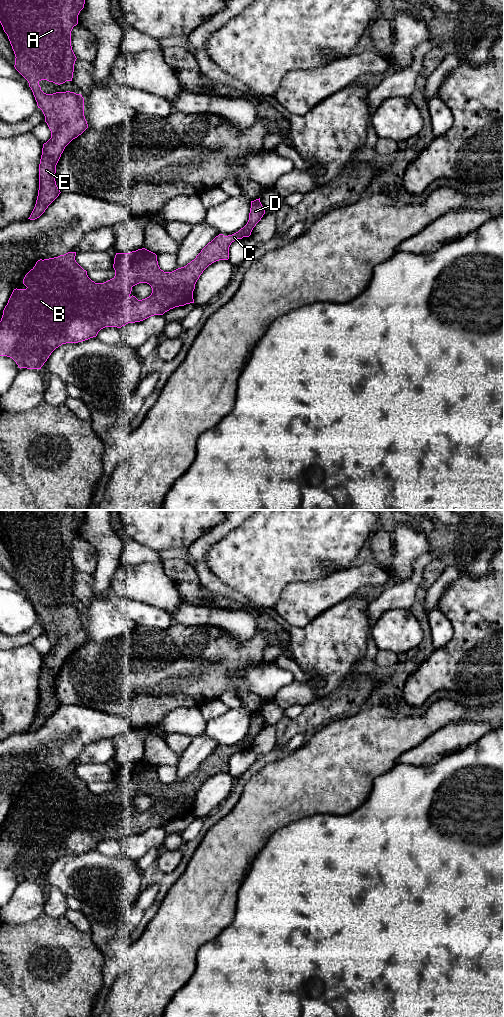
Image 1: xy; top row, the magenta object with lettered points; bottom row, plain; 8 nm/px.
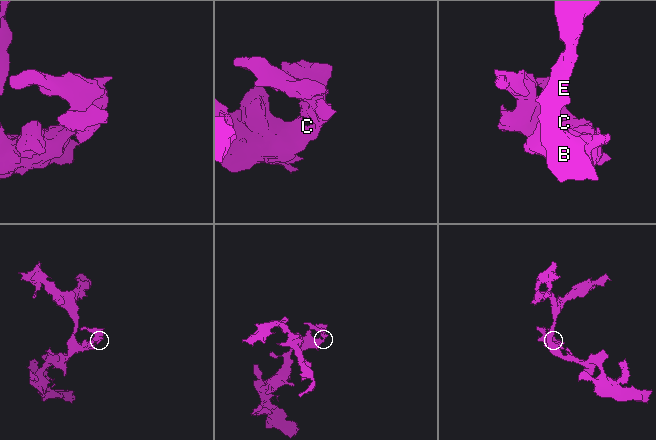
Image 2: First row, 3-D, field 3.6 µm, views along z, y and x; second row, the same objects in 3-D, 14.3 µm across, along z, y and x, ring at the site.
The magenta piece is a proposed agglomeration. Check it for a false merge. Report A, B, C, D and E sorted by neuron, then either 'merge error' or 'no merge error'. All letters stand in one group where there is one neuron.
groups A B C D E; no merge error

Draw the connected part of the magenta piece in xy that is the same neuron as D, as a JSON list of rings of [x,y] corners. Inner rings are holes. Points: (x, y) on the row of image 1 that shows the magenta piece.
[[[260,198],[251,201],[249,220],[243,228],[232,235],[219,234],[194,260],[172,272],[161,270],[157,255],[145,248],[116,253],[113,264],[115,276],[104,283],[95,283],[88,277],[87,271],[75,260],[76,252],[38,260],[23,279],[27,288],[14,289],[3,310],[0,356],[12,358],[20,369],[41,369],[51,353],[62,344],[82,342],[96,337],[105,327],[121,328],[194,303],[193,291],[203,271],[216,261],[228,260],[231,243],[249,237],[264,214]],[[139,283],[147,283],[152,288],[151,295],[142,300],[130,295],[132,287]]]

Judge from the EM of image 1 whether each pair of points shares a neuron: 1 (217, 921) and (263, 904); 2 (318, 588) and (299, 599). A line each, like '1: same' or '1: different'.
1: different
2: same

